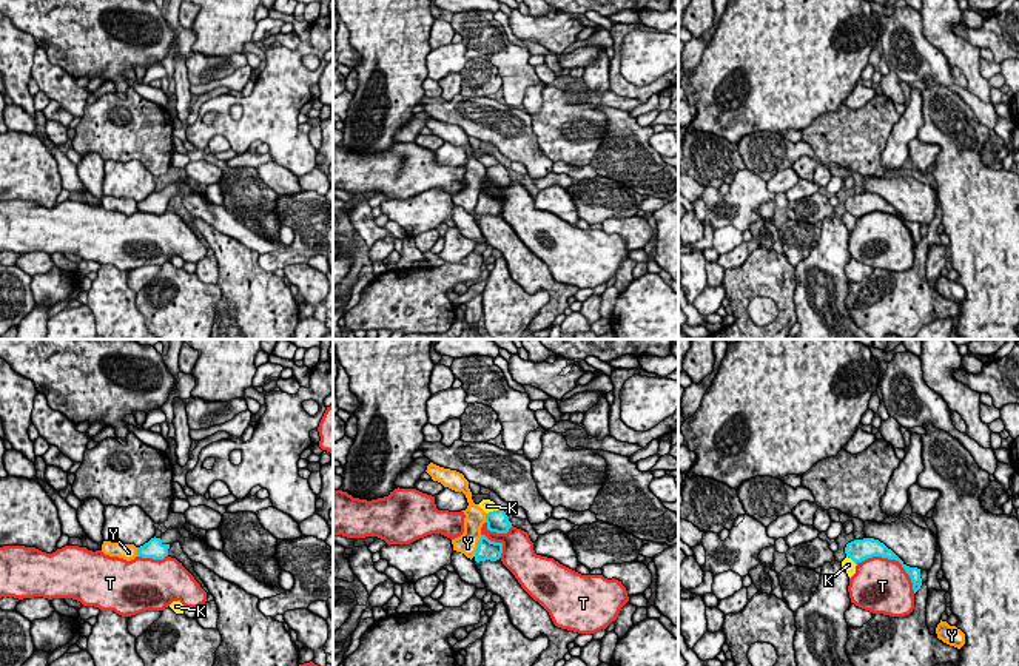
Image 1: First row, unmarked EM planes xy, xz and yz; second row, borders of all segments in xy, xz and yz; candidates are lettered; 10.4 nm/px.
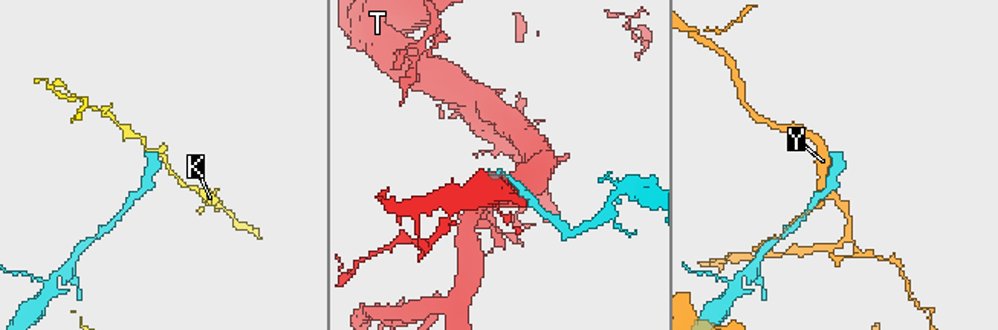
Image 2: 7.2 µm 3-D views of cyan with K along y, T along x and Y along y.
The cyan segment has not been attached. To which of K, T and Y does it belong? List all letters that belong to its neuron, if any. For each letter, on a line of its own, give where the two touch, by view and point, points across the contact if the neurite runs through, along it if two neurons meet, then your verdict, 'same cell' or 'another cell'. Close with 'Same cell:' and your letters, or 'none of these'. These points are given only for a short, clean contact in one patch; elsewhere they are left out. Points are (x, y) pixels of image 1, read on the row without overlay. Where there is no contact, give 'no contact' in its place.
K: contact xz (494, 165); border xz (498, 162), (486, 168); another cell
T: contact yz (893, 213); another cell
Y: contact xz (478, 201); another cell
Same cell: none of these

